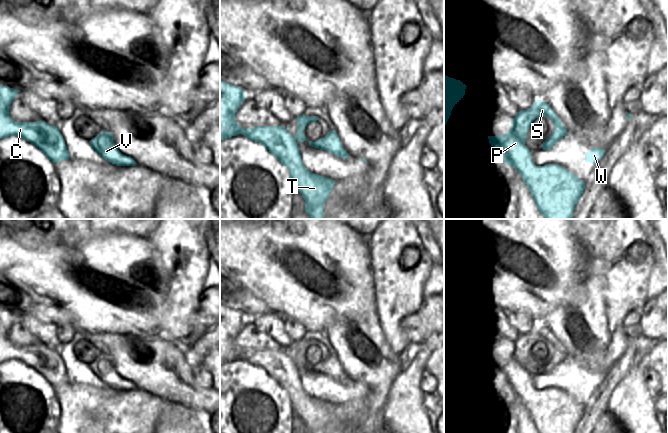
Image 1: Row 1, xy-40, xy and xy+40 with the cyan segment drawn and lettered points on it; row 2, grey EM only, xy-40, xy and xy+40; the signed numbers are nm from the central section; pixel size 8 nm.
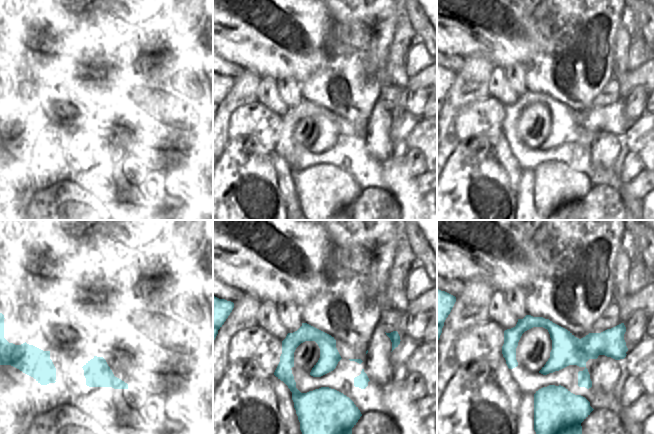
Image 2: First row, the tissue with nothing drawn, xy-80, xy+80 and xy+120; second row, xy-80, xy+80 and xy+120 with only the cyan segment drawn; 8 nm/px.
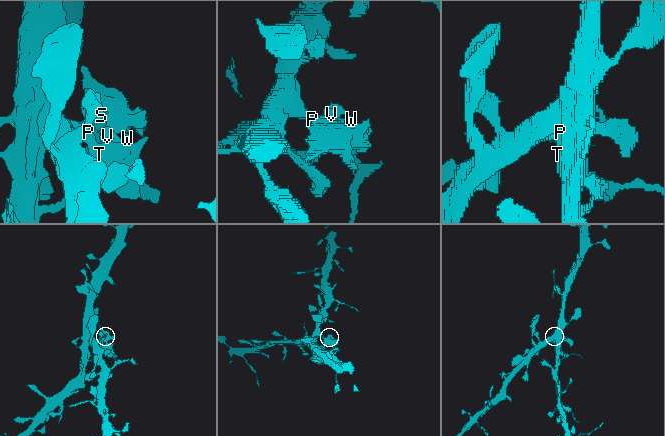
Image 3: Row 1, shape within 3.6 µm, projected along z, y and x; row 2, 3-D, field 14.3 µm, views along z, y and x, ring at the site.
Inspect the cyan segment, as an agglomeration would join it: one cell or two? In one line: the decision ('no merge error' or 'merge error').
merge error

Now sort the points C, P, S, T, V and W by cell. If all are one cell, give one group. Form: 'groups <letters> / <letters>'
groups C / P S T V W

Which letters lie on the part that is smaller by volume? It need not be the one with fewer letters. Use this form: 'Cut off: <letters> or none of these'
Cut off: P, S, T, V, W

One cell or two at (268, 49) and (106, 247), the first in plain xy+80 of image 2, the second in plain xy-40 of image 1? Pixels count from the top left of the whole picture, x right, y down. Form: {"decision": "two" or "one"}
{"decision": "one"}

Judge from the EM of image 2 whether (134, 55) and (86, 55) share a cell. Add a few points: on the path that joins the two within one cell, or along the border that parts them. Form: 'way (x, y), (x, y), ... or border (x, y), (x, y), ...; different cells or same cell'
way (122, 55), (98, 55); same cell

